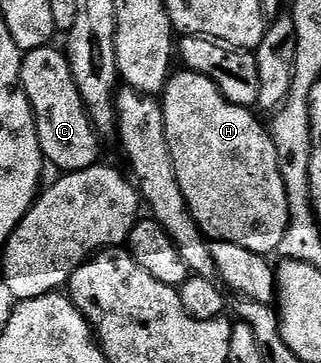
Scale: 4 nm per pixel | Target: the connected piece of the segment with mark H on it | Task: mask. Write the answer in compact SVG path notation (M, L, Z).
M186 68L173 72L168 78L162 94L162 108L166 143L178 175L178 187L182 187L188 210L200 232L212 241L234 243L246 247L246 251L275 254L288 230L288 200L282 171L278 171L278 151L265 122L263 125L251 108L227 101L206 75Z

